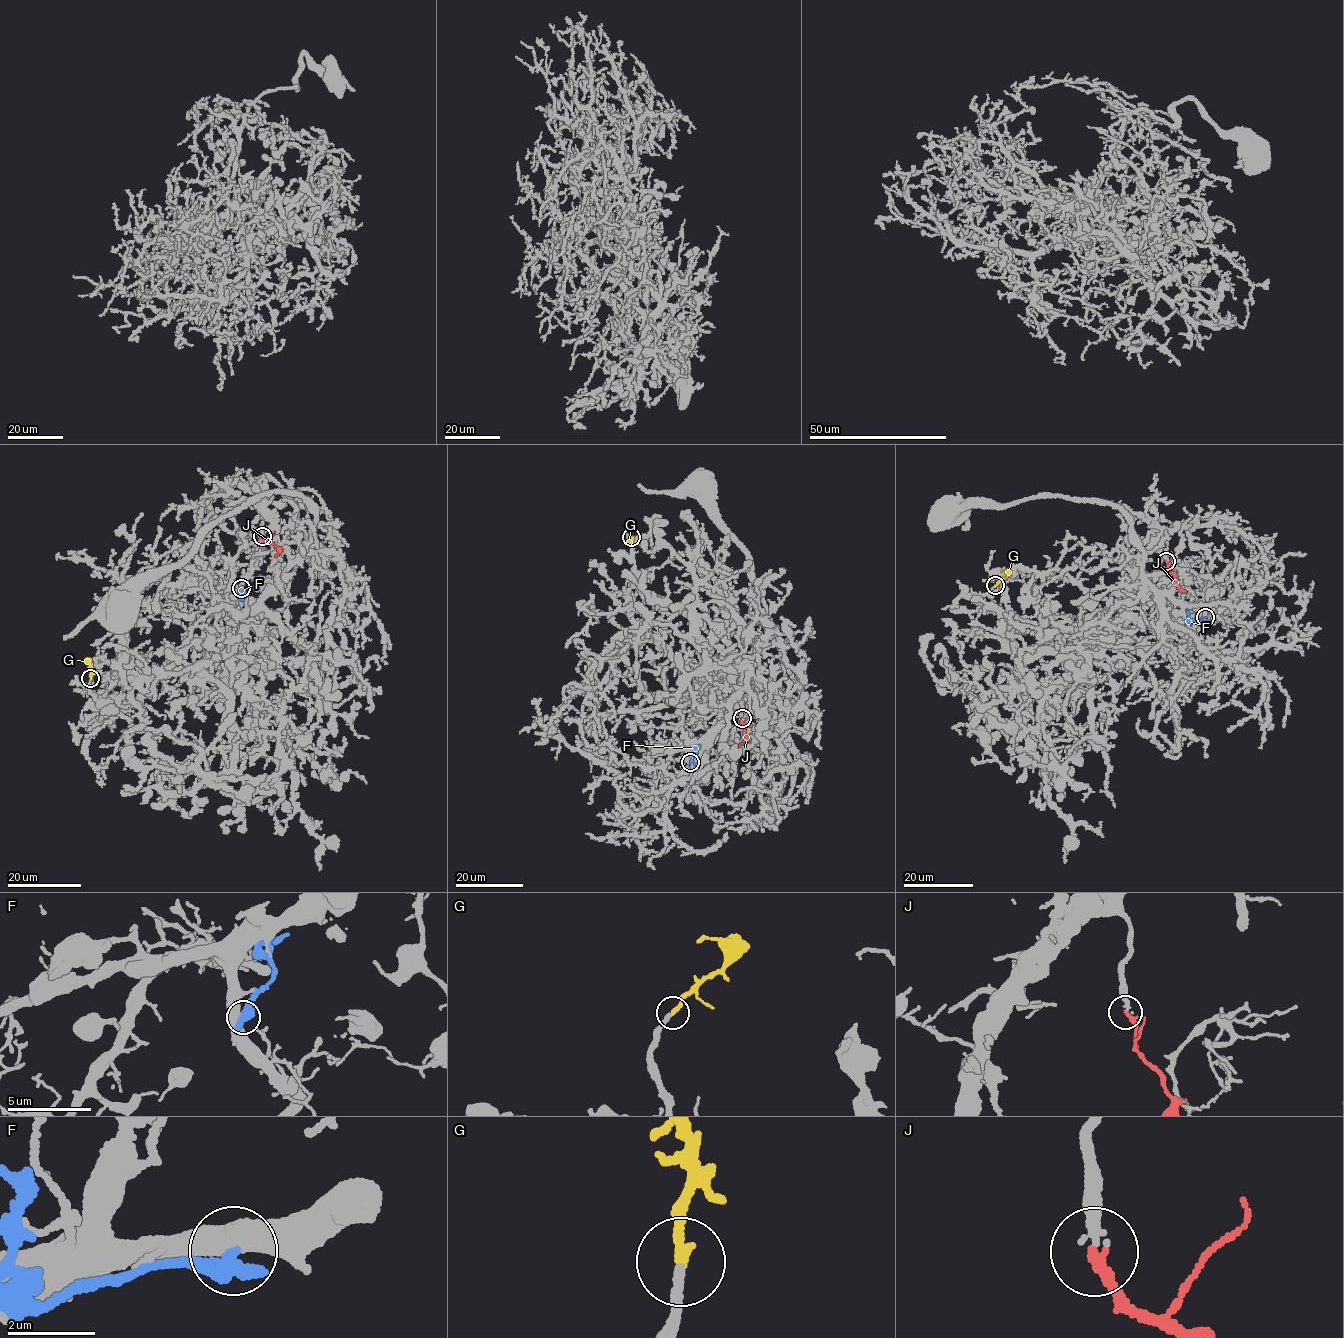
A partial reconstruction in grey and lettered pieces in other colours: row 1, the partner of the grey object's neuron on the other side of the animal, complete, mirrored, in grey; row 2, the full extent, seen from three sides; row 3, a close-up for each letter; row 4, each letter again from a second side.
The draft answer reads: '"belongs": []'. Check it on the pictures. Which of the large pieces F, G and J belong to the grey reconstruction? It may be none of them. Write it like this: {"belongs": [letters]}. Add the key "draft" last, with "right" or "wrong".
{"belongs": ["G"], "draft": "wrong"}

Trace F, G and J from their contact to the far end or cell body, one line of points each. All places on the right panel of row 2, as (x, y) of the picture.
F: (1205, 618), (1189, 621), (1186, 610)
G: (995, 586), (1006, 575), (1004, 571), (1000, 571)
J: (1166, 561), (1177, 588), (1185, 591)

